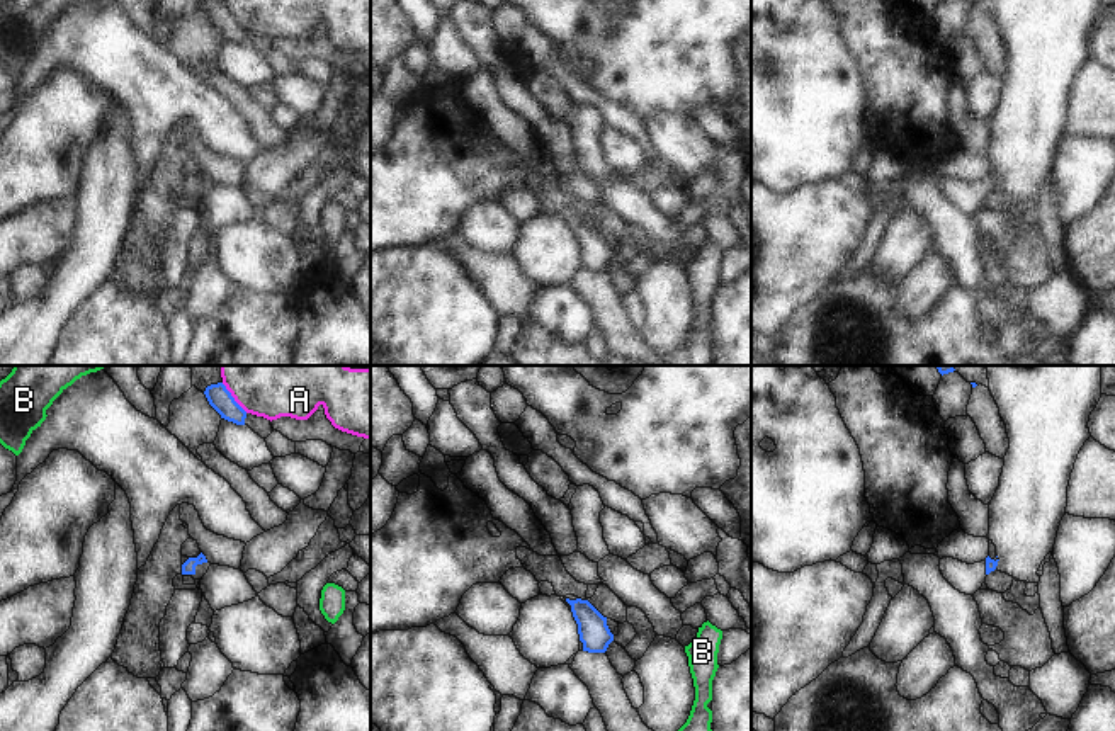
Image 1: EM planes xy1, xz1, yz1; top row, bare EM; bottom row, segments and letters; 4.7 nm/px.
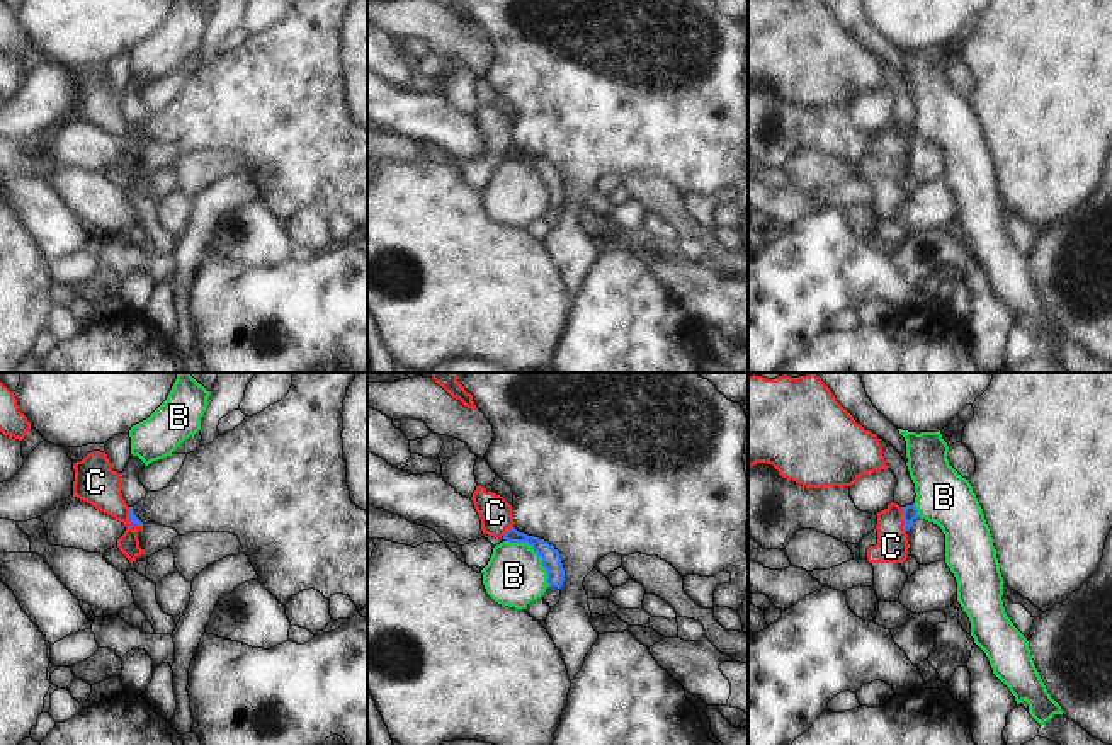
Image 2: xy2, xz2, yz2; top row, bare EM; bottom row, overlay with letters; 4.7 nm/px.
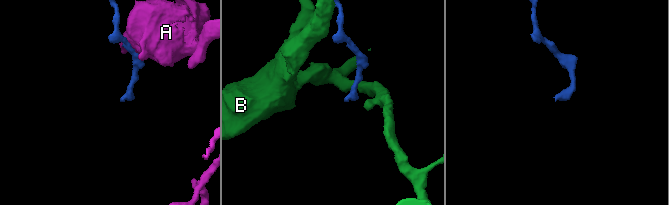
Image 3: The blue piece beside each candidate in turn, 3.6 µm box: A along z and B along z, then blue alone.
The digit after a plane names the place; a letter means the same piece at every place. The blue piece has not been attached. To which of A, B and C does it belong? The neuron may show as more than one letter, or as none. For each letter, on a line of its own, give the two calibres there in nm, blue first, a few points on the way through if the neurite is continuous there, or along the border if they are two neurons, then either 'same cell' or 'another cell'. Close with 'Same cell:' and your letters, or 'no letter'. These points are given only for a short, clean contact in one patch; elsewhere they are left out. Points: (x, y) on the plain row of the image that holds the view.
A: calibres 110 and 180 nm; another cell
B: calibres 100 and 280 nm; another cell
C: calibres 70 and 150 nm; border yz2 (902, 126), (905, 150); another cell
Same cell: no letter

